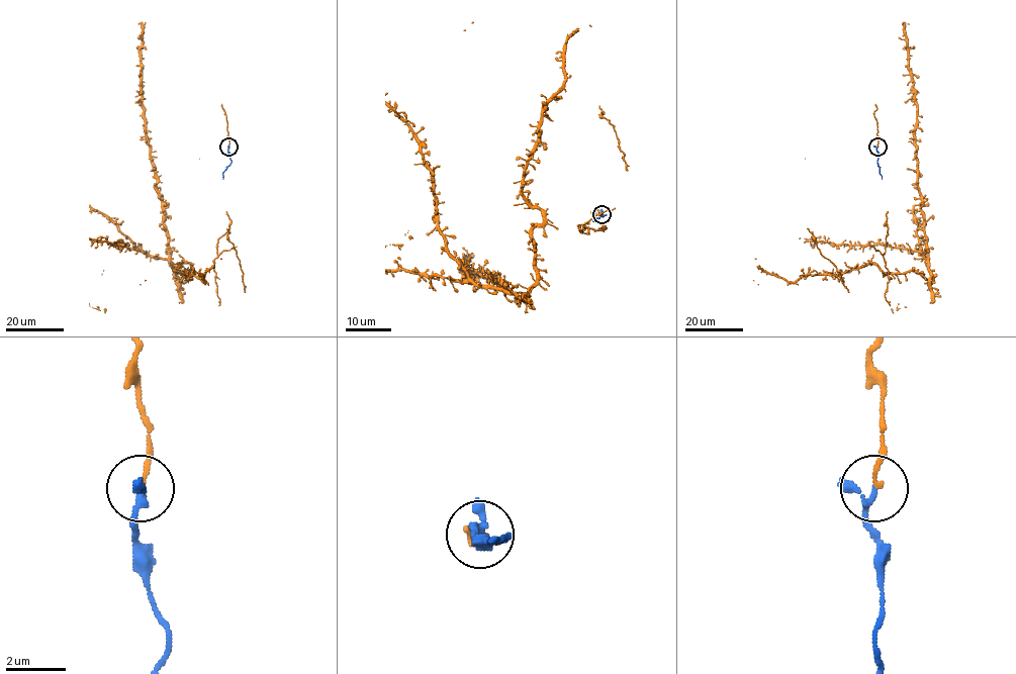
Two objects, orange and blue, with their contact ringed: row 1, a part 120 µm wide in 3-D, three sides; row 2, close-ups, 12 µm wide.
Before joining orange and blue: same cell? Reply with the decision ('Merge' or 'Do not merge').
Merge

